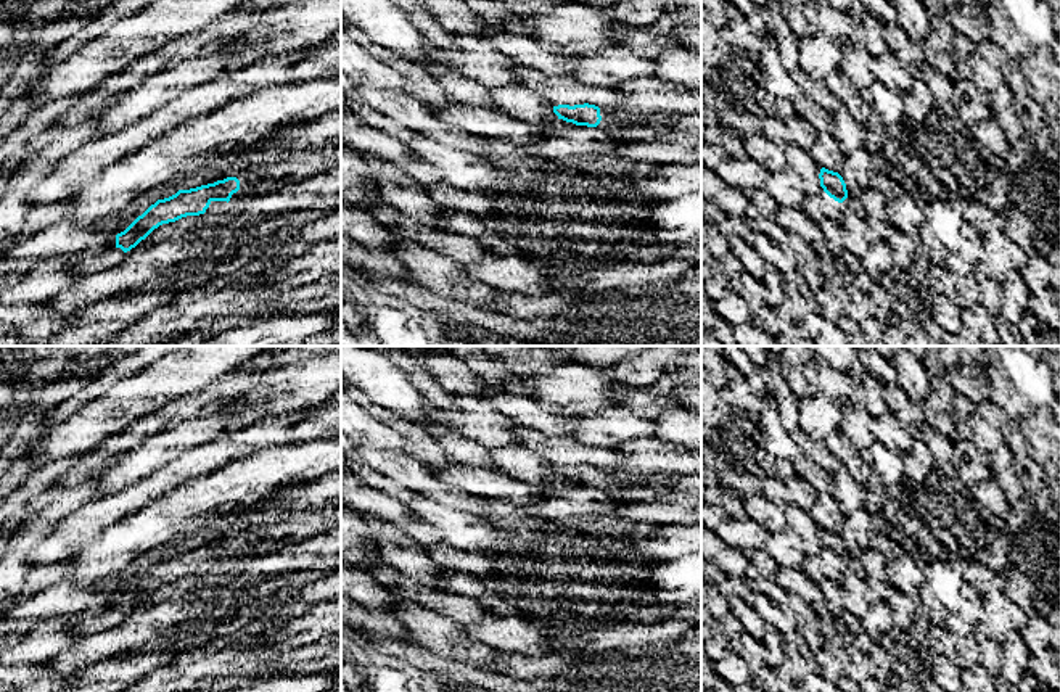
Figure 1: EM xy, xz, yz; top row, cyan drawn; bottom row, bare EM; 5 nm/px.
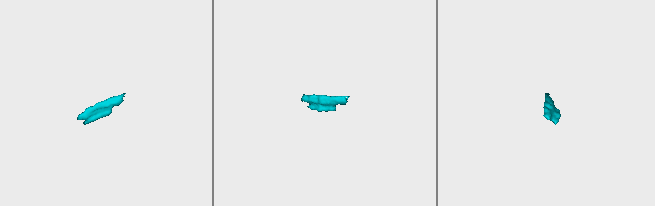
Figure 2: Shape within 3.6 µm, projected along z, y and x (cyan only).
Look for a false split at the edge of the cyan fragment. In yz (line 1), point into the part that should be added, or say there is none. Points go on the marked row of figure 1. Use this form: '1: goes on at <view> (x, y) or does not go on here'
1: does not go on here

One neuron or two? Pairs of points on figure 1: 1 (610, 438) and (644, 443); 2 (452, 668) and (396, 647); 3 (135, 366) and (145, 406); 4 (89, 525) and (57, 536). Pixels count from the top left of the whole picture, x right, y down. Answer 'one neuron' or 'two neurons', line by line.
1: two neurons
2: one neuron
3: two neurons
4: one neuron

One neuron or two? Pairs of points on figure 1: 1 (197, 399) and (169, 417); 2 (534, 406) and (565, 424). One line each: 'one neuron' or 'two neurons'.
1: one neuron
2: one neuron

